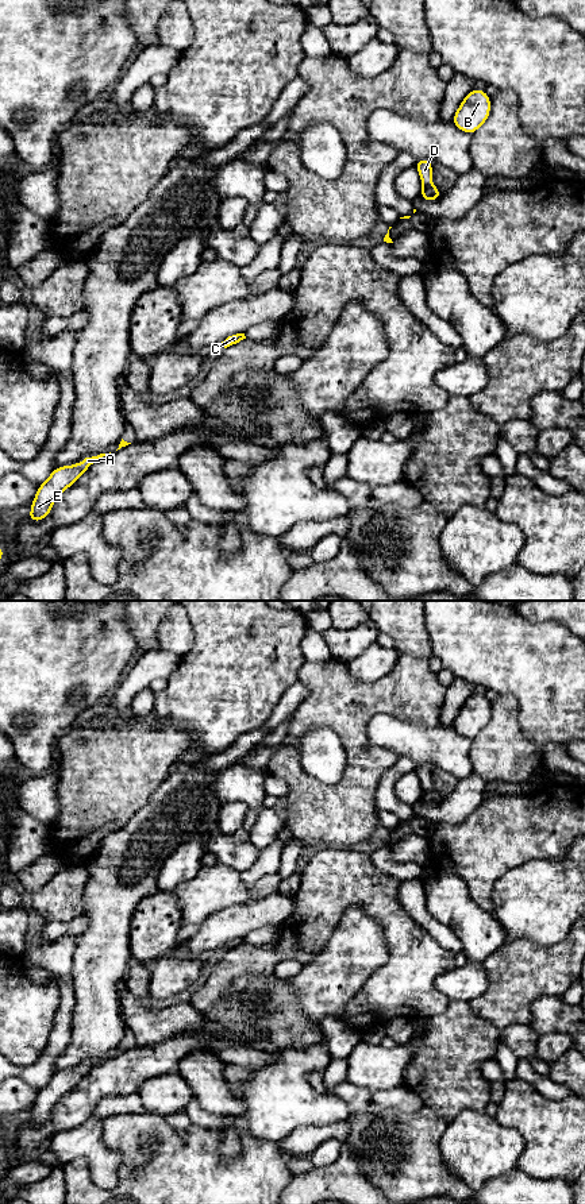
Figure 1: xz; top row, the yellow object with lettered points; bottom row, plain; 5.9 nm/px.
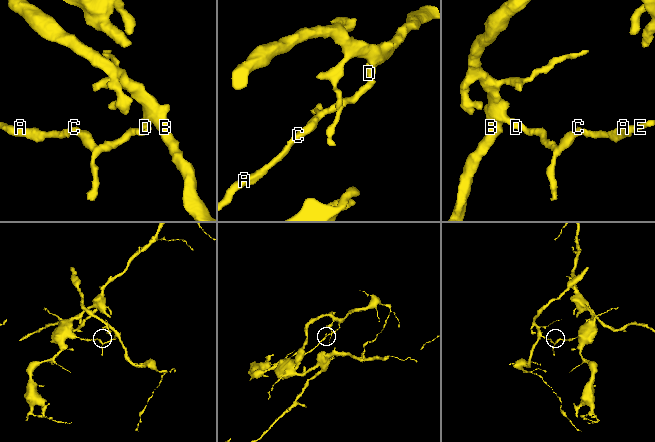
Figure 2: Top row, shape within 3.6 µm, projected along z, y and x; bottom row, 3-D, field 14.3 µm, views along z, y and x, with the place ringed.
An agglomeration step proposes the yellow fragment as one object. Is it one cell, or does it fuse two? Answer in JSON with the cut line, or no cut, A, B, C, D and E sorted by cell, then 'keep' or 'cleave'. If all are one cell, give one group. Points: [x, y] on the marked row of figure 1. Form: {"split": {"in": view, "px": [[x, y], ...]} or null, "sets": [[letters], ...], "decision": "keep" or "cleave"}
{"split": {"in": "xz", "px": [[431, 184], [423, 188]]}, "sets": [["A", "C", "E"], ["B", "D"]], "decision": "cleave"}

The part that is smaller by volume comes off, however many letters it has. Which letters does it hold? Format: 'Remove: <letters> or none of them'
Remove: B, D

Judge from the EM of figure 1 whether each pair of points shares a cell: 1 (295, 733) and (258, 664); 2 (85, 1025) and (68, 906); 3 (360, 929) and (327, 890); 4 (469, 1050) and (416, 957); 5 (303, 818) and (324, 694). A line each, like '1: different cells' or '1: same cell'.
1: different cells
2: different cells
3: different cells
4: different cells
5: same cell

